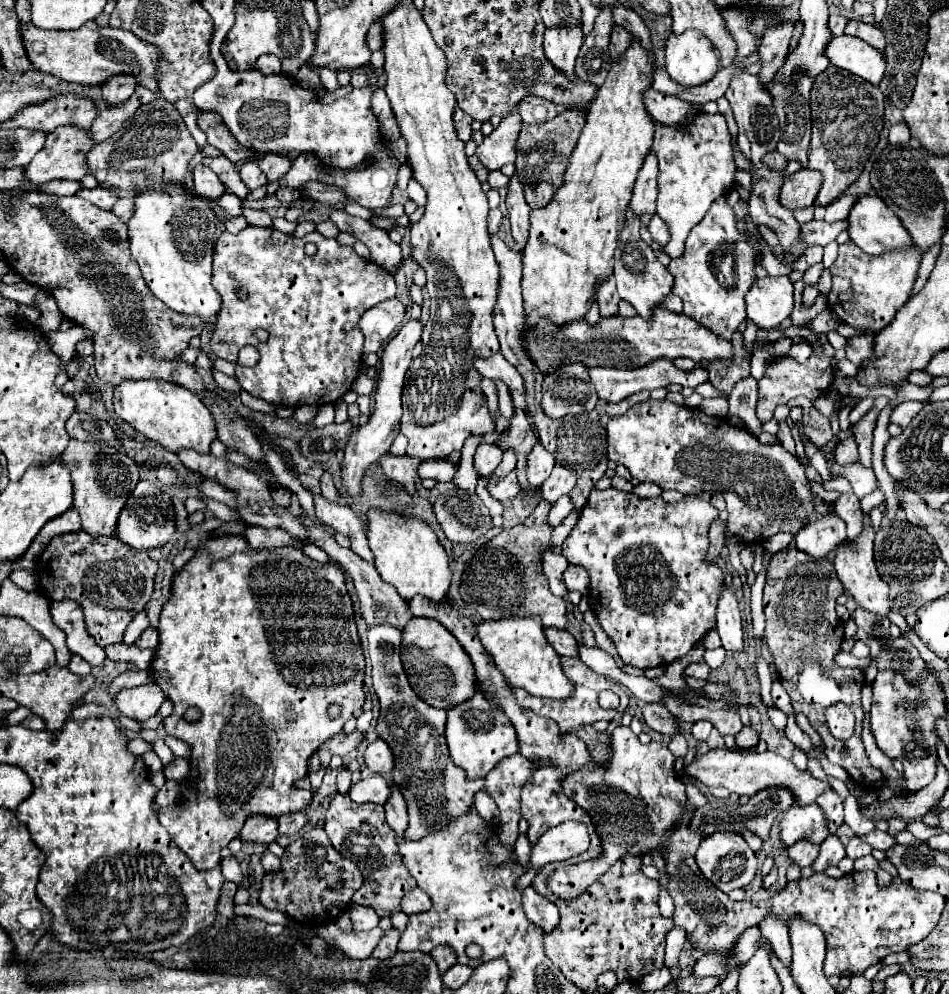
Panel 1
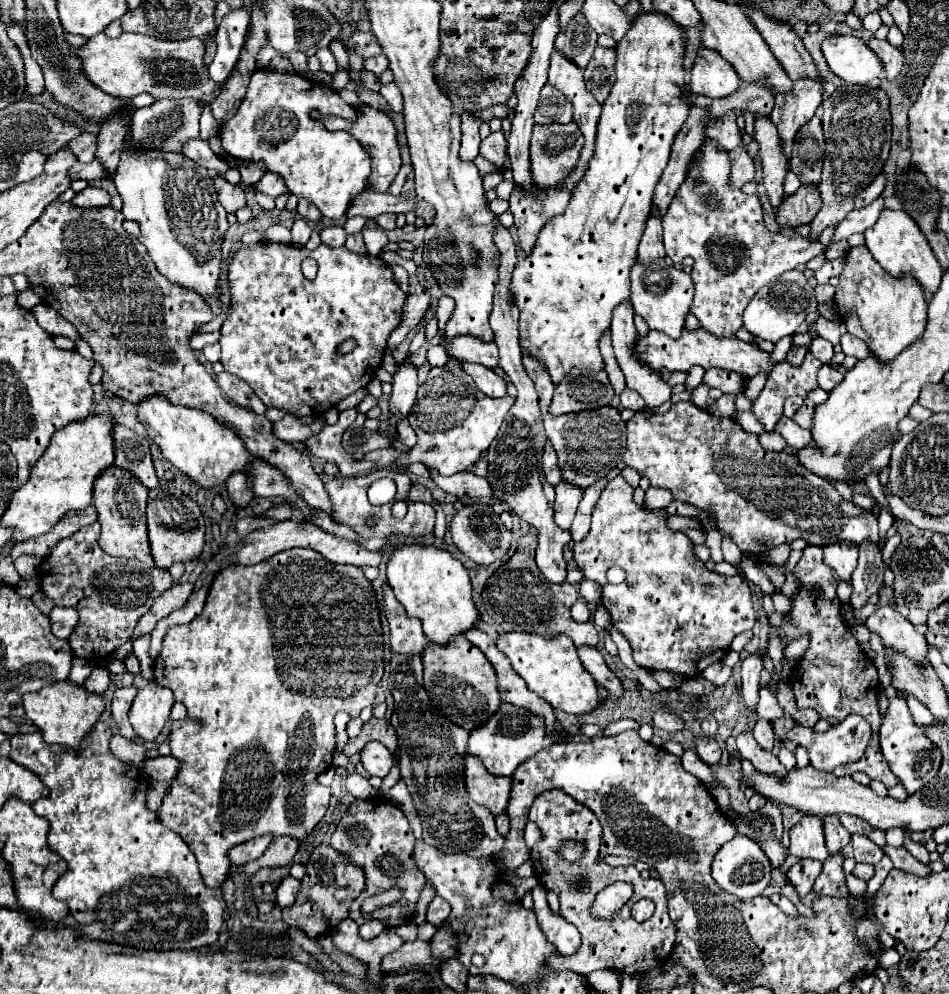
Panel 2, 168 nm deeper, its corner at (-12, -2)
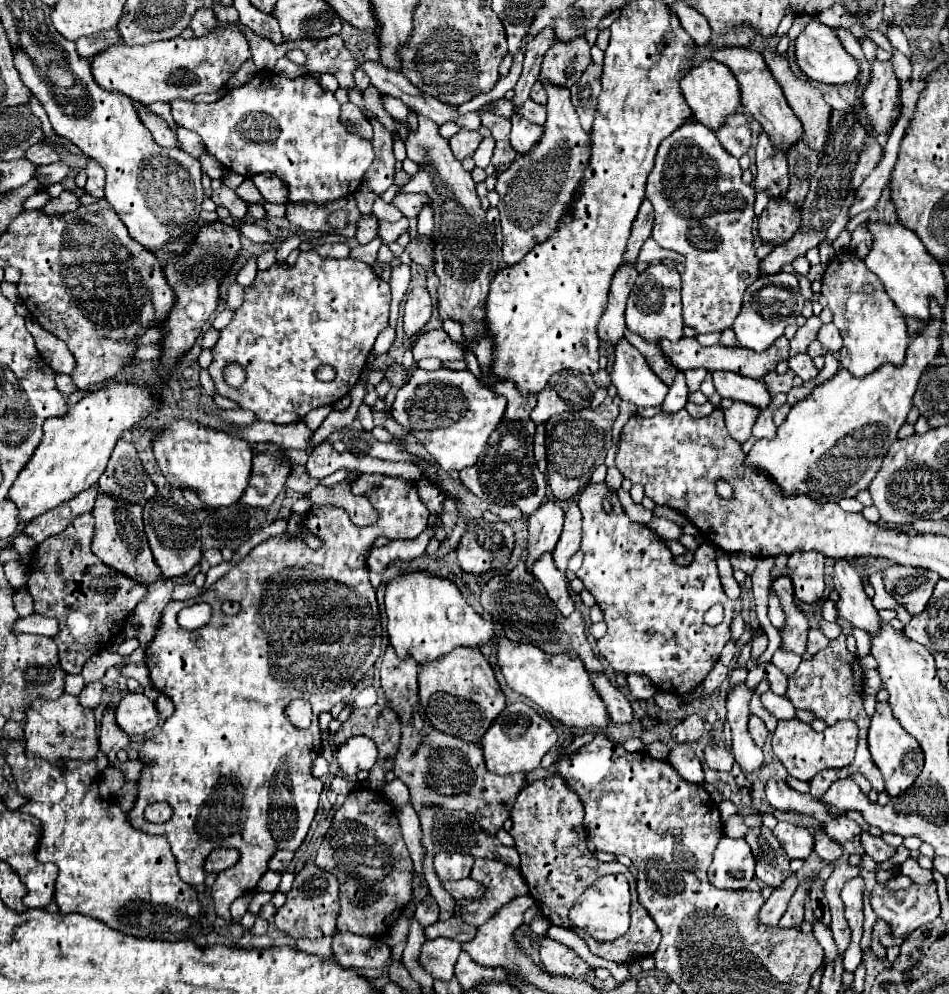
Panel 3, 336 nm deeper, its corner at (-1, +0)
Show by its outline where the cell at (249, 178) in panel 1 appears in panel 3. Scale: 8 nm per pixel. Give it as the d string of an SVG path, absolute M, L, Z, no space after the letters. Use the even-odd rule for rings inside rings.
M259 173L257 177L251 177L251 181L255 183L255 187L259 189L259 193L265 197L265 201L269 203L289 203L285 197L285 183L271 175L271 173Z

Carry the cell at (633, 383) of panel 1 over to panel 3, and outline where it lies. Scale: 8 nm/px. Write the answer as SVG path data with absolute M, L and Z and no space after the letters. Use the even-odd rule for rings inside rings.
M713 371L711 375L715 389L721 397L759 405L761 409L765 409L771 401L771 395L765 389L765 383L761 381L753 381L749 377L741 377L739 373L731 373L731 371Z

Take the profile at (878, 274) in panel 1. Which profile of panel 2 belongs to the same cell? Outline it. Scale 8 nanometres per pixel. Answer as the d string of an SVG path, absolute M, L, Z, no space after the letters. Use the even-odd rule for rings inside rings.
M852 247L846 255L844 271L840 273L840 283L836 287L834 303L848 333L860 337L870 353L880 361L890 361L900 355L906 347L918 341L926 329L926 309L922 287L914 279L894 279L868 255L868 249Z

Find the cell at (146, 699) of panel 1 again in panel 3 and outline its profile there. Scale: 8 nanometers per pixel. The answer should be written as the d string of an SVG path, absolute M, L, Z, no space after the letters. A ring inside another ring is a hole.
M127 691L123 695L123 699L119 701L119 707L117 707L115 715L117 715L119 727L129 737L133 737L133 735L145 735L159 721L159 713L157 713L155 701L151 701L143 693L131 693L131 691Z

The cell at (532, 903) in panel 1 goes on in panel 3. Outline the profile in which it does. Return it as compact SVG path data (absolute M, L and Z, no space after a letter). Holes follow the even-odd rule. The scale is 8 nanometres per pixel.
M549 935L541 939L541 963L551 975L565 975L565 977L581 977L589 969L595 969L593 965L583 961L573 949L551 939Z

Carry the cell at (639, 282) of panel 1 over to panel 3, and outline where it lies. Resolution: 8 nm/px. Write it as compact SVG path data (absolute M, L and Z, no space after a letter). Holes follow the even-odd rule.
M663 265L663 277L657 267L649 267L639 275L641 285L635 285L631 289L629 301L627 301L627 329L633 333L639 333L647 341L679 341L683 337L683 319L681 319L681 275L679 271L667 269Z

